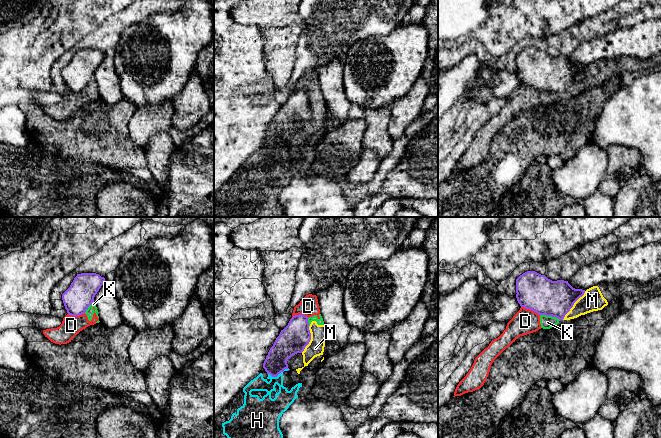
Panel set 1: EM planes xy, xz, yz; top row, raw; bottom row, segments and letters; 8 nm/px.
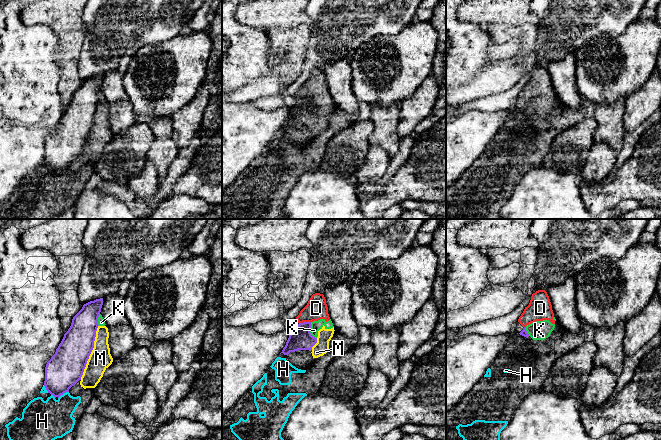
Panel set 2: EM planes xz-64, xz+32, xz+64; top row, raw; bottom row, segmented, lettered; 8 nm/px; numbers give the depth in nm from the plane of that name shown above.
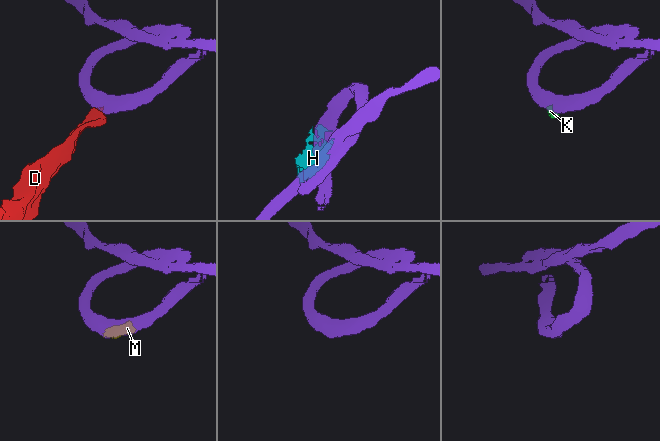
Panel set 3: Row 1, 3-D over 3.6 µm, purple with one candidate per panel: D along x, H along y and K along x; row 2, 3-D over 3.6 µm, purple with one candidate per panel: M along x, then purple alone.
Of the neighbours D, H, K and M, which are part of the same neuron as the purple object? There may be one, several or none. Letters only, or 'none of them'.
none of them

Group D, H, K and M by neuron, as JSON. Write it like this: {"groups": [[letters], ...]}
{"groups": [["D", "K", "M"], ["H"]]}

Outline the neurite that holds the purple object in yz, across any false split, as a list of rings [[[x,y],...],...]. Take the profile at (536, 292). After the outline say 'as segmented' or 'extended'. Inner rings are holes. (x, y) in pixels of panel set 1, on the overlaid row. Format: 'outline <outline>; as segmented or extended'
outline [[[527,271],[516,279],[516,293],[521,307],[563,320],[585,290],[573,288],[568,281],[552,281],[545,275]]]; as segmented

